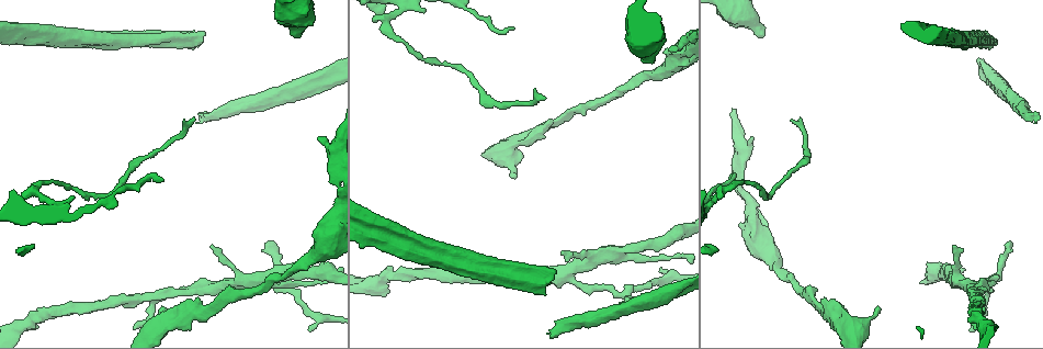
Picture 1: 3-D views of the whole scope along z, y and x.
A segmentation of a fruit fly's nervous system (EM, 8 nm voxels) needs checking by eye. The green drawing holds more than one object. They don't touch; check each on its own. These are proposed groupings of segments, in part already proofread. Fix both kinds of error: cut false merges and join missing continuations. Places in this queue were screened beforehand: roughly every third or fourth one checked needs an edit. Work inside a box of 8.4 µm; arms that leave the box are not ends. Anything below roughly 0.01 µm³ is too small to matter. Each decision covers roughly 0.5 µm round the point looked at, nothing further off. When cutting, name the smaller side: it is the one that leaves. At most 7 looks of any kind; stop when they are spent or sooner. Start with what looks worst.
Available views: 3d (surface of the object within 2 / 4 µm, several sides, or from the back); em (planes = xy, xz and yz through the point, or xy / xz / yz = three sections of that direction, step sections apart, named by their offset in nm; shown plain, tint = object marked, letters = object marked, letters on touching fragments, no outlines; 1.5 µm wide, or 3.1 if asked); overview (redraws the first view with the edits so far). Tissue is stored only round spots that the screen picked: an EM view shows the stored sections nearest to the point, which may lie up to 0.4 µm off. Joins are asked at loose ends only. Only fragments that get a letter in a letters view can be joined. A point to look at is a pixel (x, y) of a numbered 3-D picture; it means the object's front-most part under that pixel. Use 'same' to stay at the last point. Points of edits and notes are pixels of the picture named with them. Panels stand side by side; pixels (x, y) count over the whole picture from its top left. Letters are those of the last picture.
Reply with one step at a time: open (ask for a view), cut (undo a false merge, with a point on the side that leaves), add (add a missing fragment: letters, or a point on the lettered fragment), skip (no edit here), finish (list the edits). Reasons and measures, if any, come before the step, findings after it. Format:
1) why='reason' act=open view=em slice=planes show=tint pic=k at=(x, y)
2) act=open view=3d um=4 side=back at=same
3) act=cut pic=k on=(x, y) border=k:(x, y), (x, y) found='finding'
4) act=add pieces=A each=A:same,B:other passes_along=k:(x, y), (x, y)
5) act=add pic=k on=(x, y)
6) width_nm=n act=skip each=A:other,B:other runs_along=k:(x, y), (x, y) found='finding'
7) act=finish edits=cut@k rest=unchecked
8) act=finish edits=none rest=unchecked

why='long arm stops here' act=open view=em slice=yz step=8 show=letters pic=1 at=(204, 32)

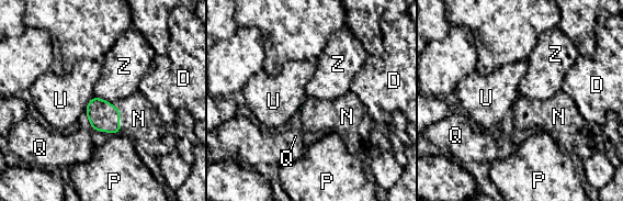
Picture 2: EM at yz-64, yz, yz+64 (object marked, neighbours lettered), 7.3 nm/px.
act=add pieces=N each=D:other,N:same,P:other,Q:other,U:other,Z:other passes_along=2:(99, 112), (119, 115), (138, 119) found='the cell continues'

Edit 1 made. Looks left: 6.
why='redraw' act=open view=overview

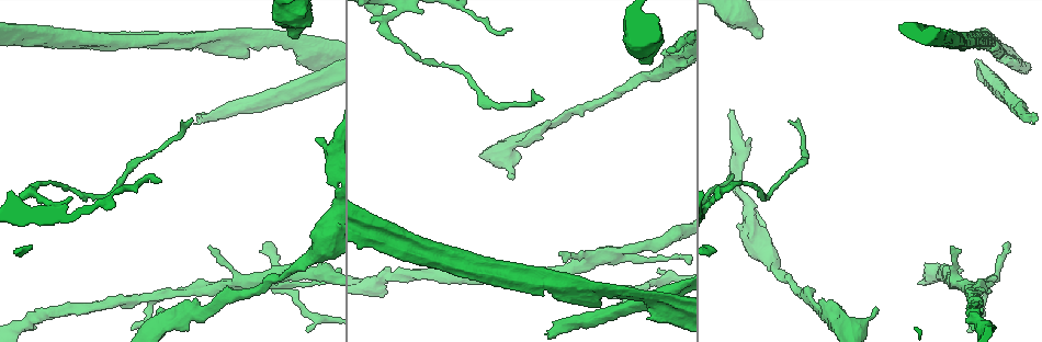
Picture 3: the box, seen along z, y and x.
why='branch stops here' act=open view=3d um=2 pic=3 at=(297, 36)

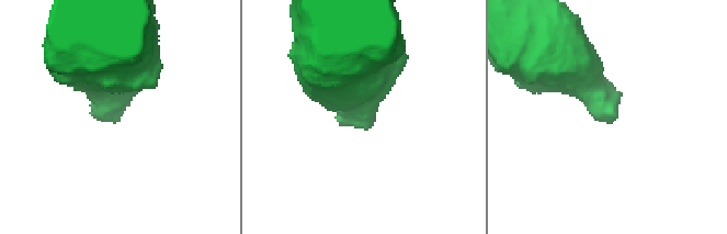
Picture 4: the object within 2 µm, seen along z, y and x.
act=open view=em slice=planes show=letters pic=4 at=(365, 117)

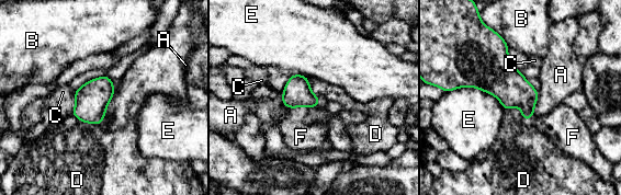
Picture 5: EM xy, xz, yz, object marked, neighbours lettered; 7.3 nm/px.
act=add pieces=F each=A:other,B:other,C:other,D:other,E:other,F:same found='it goes on there'

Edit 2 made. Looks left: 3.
act=open view=overview

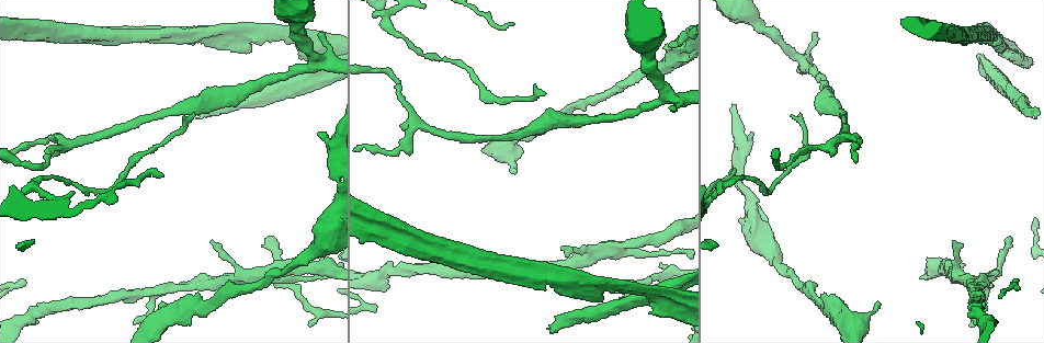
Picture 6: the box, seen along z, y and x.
act=open view=em slice=planes show=letters pic=6 at=(753, 133)

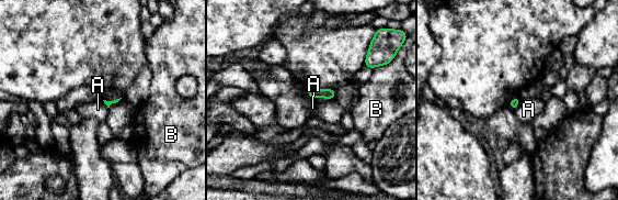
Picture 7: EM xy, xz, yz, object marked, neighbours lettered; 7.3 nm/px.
longest_contact=A:100nm act=skip each=A:other,B:other border=7:(521, 100), (514, 111) found='none of them fits'

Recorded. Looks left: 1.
act=finish edits=add@2,add@5 rest=unchecked

